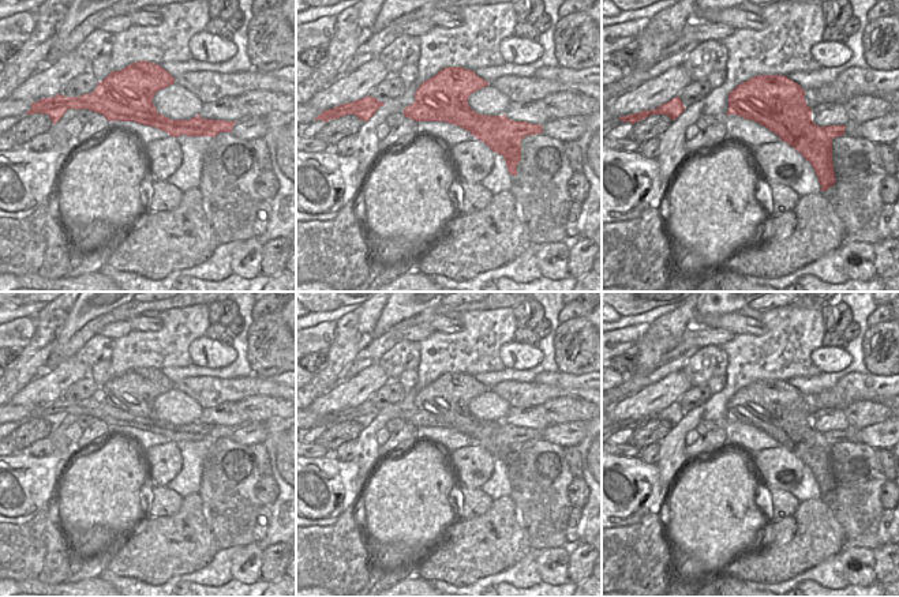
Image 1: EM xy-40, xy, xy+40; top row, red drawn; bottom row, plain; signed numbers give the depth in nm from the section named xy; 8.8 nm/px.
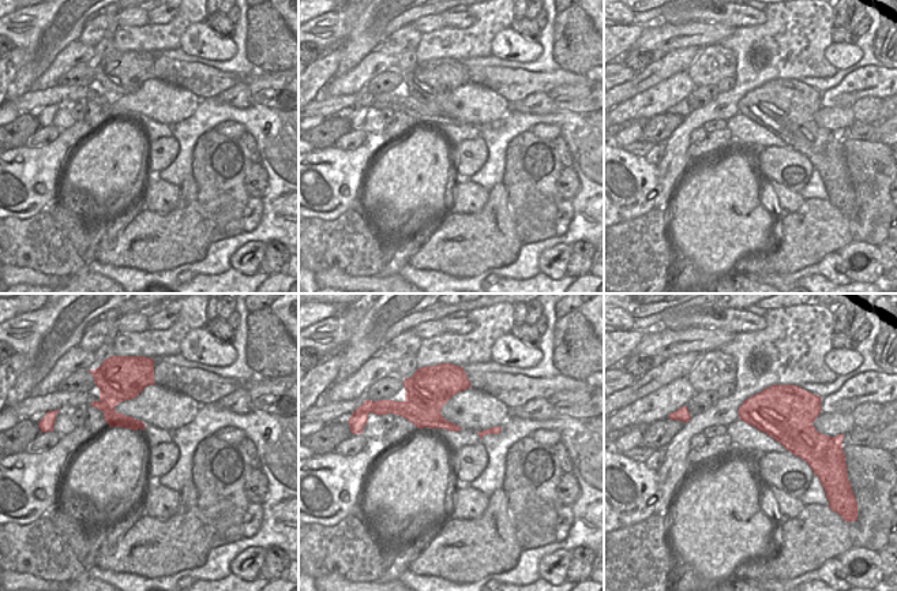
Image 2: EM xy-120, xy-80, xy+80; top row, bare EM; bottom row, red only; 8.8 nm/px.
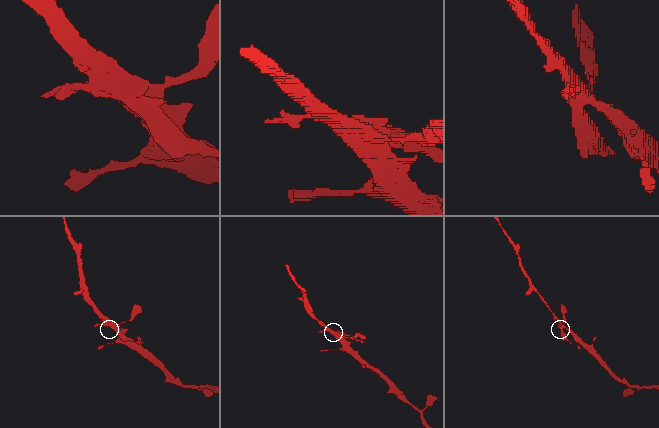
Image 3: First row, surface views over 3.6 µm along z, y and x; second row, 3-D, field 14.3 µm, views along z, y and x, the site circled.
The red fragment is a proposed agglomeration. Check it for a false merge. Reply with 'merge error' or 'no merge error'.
merge error

